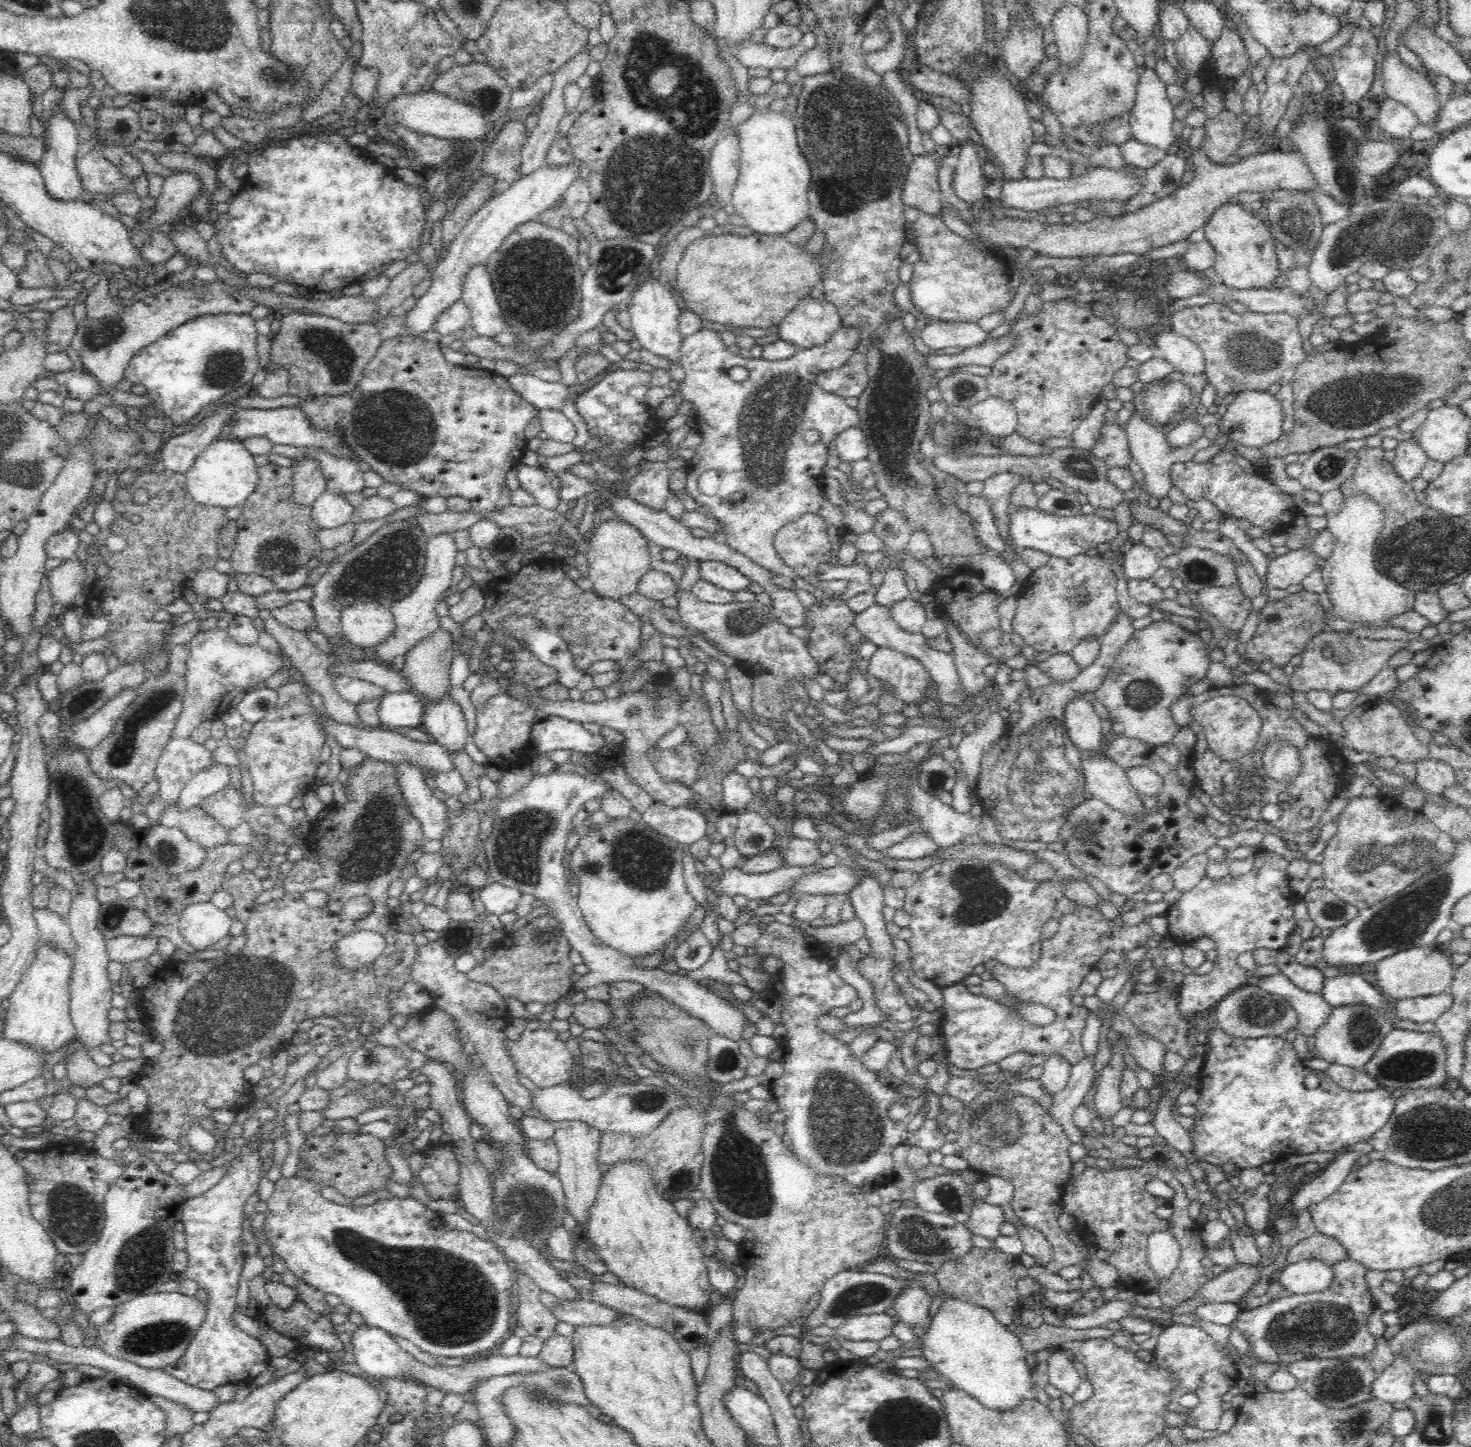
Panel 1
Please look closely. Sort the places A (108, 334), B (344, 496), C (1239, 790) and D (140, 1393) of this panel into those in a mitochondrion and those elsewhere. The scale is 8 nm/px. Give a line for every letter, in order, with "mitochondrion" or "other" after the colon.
A: mitochondrion
B: other
C: mitochondrion
D: other

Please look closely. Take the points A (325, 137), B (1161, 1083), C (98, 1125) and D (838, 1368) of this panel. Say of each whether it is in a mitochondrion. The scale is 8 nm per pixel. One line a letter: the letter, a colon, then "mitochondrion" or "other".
A: other
B: other
C: other
D: other

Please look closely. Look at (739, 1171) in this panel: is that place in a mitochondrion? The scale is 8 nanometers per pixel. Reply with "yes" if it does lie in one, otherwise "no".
yes

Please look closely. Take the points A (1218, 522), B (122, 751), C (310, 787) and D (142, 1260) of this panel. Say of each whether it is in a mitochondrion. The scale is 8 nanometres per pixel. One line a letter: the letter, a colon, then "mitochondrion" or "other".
A: other
B: mitochondrion
C: other
D: mitochondrion

